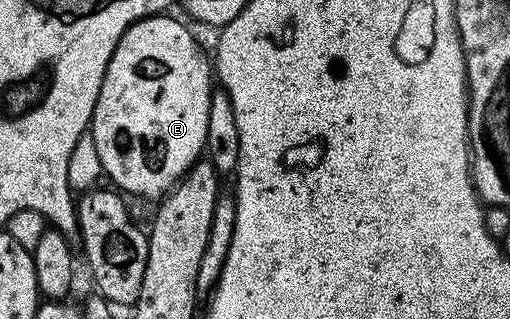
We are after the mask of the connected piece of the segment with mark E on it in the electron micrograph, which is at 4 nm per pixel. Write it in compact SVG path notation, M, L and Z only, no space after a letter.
M171 16L143 18L128 26L113 56L93 108L89 133L103 165L102 173L111 177L124 195L162 199L200 161L207 144L209 104L213 89L213 66L199 51L195 38Z

